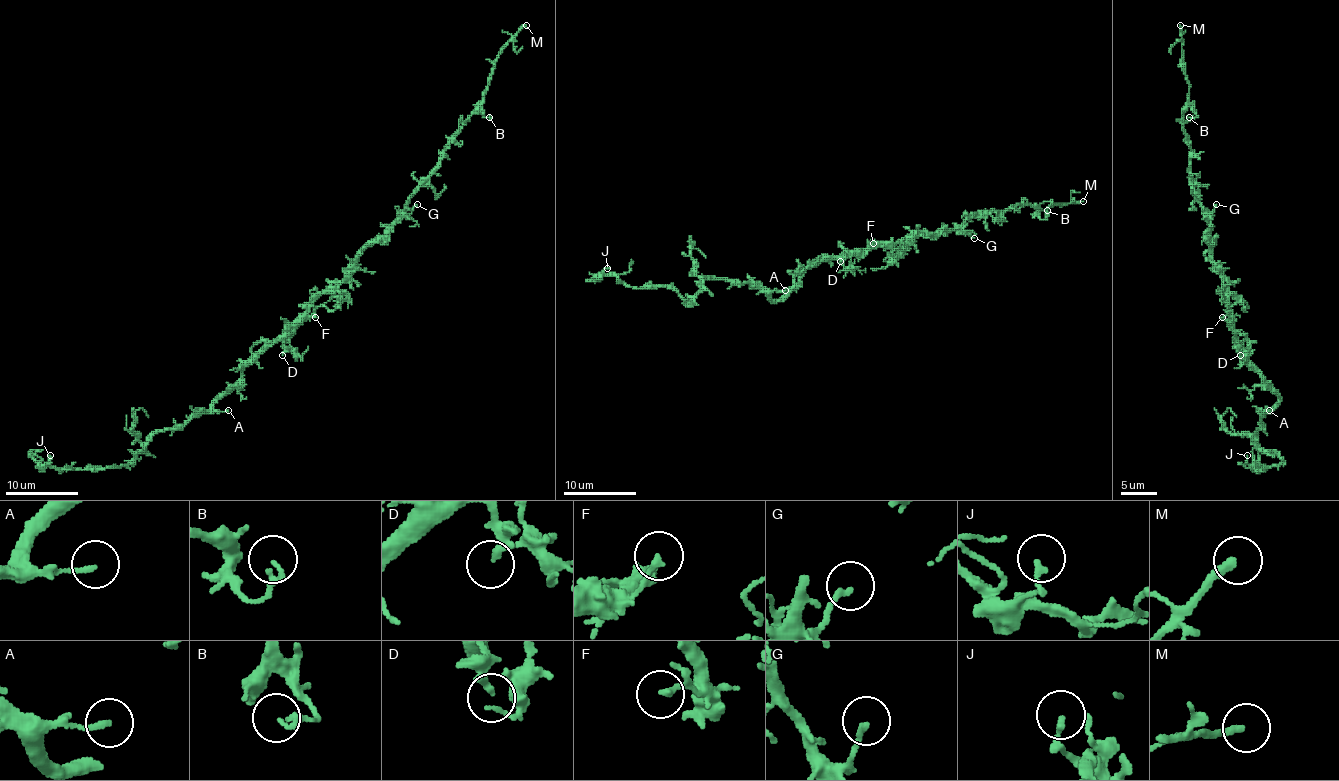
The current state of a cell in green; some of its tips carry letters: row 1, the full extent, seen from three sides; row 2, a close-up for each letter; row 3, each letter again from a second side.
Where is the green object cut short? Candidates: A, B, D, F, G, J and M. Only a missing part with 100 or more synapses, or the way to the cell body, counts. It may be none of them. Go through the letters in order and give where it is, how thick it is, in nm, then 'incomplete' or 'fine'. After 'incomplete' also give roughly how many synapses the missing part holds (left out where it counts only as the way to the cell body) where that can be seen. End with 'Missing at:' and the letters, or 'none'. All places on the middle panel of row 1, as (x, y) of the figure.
A: at (785, 290); 160 nm thick; fine
B: at (1047, 210); 170 nm thick; fine
D: at (840, 261); 240 nm thick; fine
F: at (873, 243); 140 nm thick; fine
G: at (974, 238); 170 nm thick; fine
J: at (607, 268); 180 nm thick; fine
M: at (1083, 201); 240 nm thick; incomplete
Missing at: M

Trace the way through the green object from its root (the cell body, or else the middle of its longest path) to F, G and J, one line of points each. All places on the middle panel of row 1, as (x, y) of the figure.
F: (860, 250), (867, 250), (873, 243)
G: (860, 250), (878, 247), (900, 249), (914, 234), (954, 229), (963, 229), (974, 238)
J: (860, 250), (818, 259), (776, 301), (747, 283), (706, 279), (687, 303), (666, 287), (627, 287), (607, 268)

